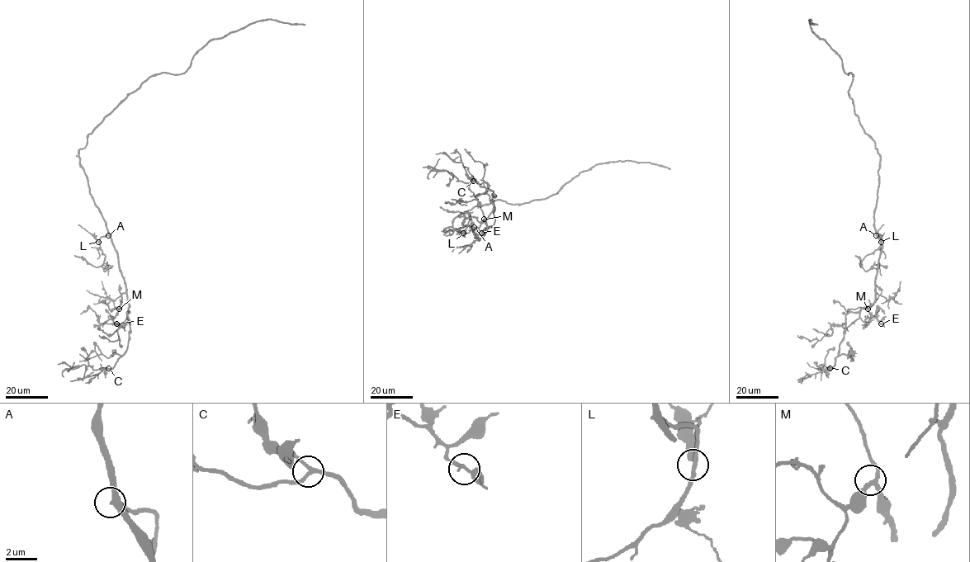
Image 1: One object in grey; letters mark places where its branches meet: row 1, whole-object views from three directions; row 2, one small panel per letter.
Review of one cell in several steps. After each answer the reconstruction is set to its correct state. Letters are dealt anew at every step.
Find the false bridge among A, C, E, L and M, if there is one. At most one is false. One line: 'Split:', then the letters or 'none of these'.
Split: none of these

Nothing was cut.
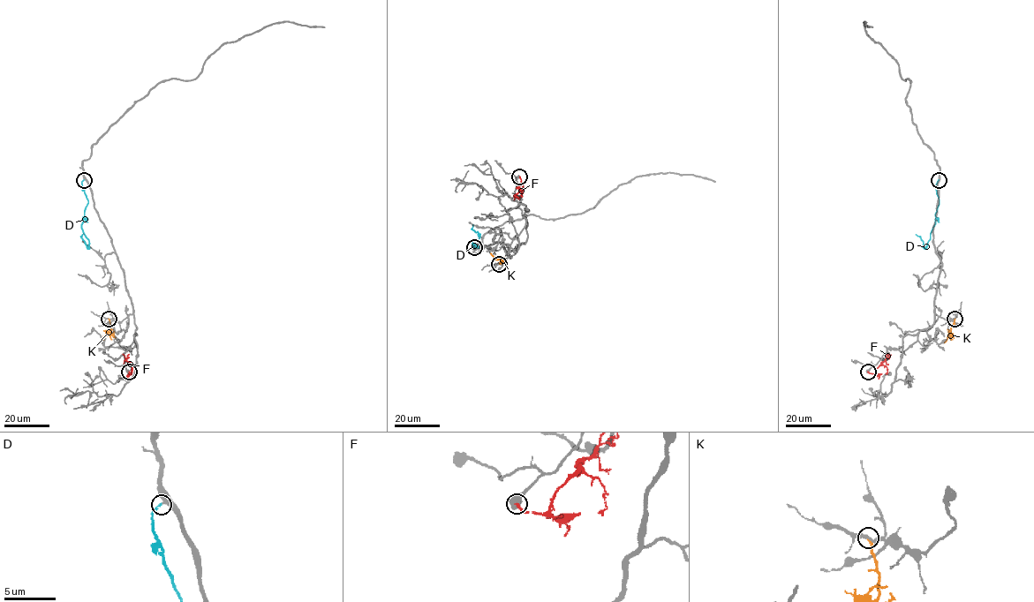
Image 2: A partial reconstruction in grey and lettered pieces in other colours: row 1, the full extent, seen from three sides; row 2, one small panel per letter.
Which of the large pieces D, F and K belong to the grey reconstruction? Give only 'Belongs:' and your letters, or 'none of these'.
Belongs: D

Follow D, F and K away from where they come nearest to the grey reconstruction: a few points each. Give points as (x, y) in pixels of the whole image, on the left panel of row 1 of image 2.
D: (84, 179), (82, 186), (87, 204), (81, 228), (89, 240), (87, 248), (82, 234)
F: (129, 372), (132, 372), (132, 365), (124, 358), (129, 354)
K: (109, 319), (111, 331), (100, 342)

